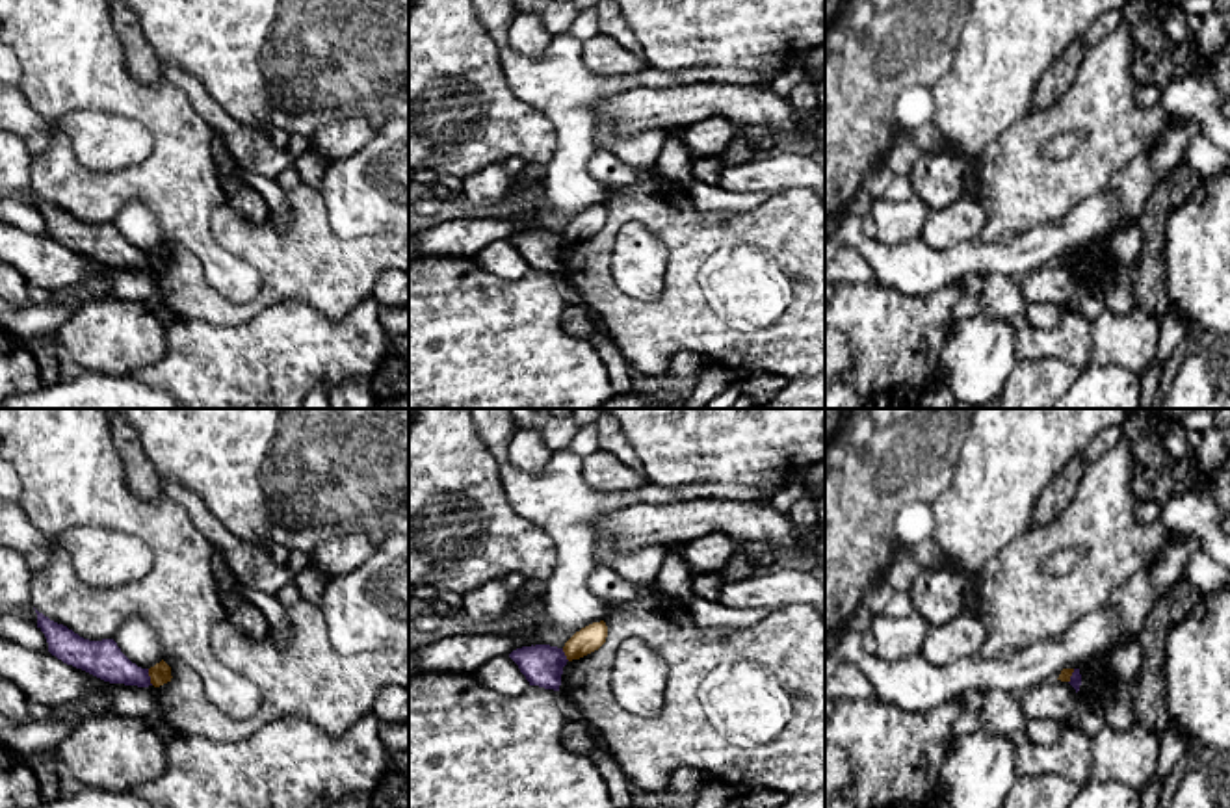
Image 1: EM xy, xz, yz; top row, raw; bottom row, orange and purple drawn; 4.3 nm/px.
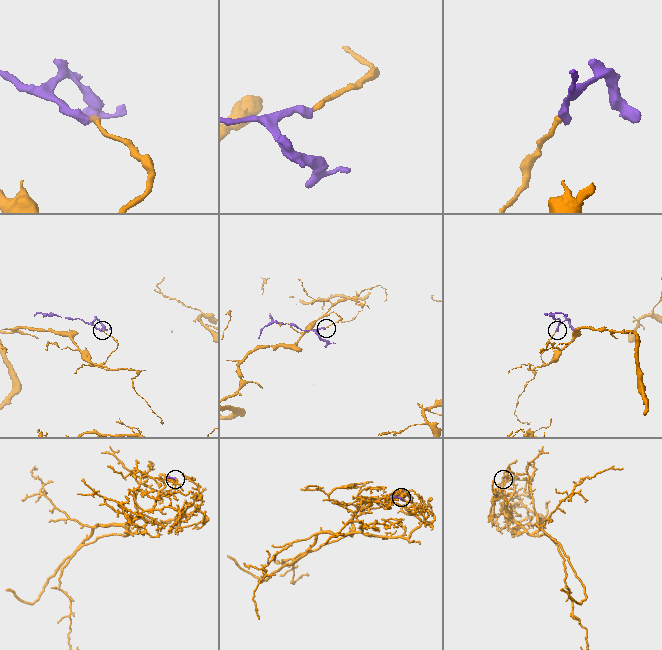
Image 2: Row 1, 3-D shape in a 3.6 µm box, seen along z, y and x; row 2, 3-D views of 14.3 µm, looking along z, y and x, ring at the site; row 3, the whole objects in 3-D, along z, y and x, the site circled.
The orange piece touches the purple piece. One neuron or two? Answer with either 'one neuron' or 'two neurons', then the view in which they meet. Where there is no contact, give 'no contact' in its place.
two neurons | xy

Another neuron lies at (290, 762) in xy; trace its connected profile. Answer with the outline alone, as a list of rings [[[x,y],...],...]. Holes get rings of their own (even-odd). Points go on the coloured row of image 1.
[[[373,713],[344,734],[329,734],[303,717],[273,721],[253,736],[214,743],[178,734],[167,745],[165,771],[130,791],[165,808],[333,808],[351,795],[368,795],[390,769]]]

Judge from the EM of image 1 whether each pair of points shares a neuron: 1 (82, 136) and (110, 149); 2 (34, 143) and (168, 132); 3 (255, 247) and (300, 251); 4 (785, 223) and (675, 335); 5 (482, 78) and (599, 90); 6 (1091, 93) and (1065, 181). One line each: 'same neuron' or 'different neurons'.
1: same neuron
2: different neurons
3: same neuron
4: same neuron
5: different neurons
6: same neuron

